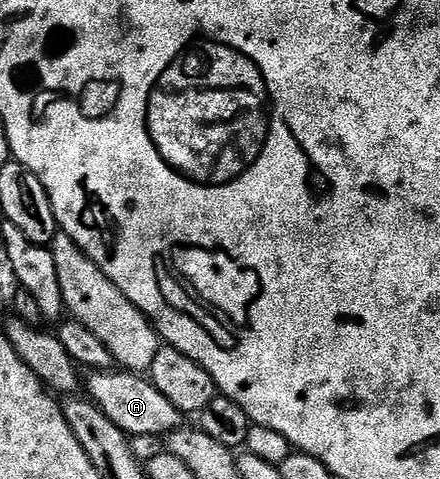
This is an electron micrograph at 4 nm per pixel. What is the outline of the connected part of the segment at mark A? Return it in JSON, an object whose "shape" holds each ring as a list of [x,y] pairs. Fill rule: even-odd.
{"shape":[[[92,371],[87,376],[86,393],[88,389],[92,404],[104,412],[110,423],[118,423],[125,435],[164,437],[183,426],[184,415],[153,387],[151,380],[131,371]]]}

